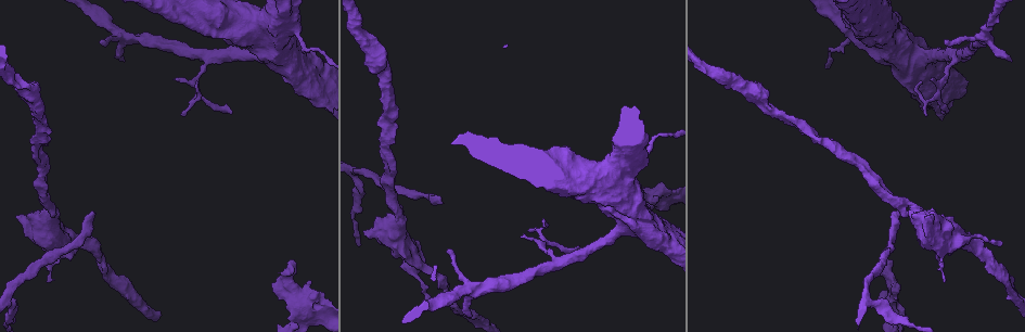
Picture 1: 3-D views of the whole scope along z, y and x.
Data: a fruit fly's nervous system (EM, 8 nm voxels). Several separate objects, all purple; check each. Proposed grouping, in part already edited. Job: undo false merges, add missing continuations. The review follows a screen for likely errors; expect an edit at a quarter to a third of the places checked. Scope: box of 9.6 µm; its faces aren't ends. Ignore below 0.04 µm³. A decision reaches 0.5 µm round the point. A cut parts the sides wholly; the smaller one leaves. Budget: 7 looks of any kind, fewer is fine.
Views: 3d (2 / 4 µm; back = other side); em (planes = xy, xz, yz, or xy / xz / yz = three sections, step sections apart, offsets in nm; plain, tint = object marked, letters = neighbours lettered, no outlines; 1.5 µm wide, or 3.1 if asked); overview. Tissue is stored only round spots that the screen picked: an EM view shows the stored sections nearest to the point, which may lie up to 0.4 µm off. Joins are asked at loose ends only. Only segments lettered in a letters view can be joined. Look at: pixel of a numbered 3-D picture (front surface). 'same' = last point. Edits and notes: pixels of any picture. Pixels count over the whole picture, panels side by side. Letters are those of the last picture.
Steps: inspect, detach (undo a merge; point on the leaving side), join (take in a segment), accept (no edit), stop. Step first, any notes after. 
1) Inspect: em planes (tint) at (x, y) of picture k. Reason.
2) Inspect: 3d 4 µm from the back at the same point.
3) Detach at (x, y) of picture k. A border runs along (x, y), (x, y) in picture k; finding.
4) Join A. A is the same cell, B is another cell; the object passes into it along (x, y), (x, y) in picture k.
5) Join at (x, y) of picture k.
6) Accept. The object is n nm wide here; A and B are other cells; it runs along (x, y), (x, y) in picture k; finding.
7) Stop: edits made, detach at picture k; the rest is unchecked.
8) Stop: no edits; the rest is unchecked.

Inspect: em xz step 8 (letters) at (124, 59) of picture 1. Free end.

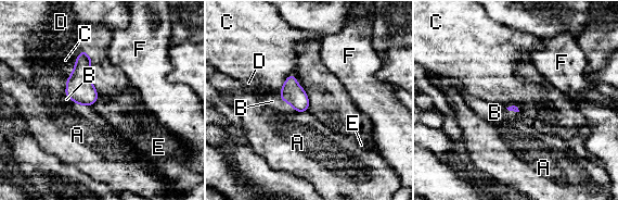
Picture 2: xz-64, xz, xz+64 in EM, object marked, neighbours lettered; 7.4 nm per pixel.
Join B. The longest contact is with C, 220 nm; B is the same cell, A, C, D, E and F are other cells; the object passes into it along (292, 92), (286, 101), (272, 101) in picture 2; it goes on there.

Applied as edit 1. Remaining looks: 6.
Inspect: overview. See it whole again.

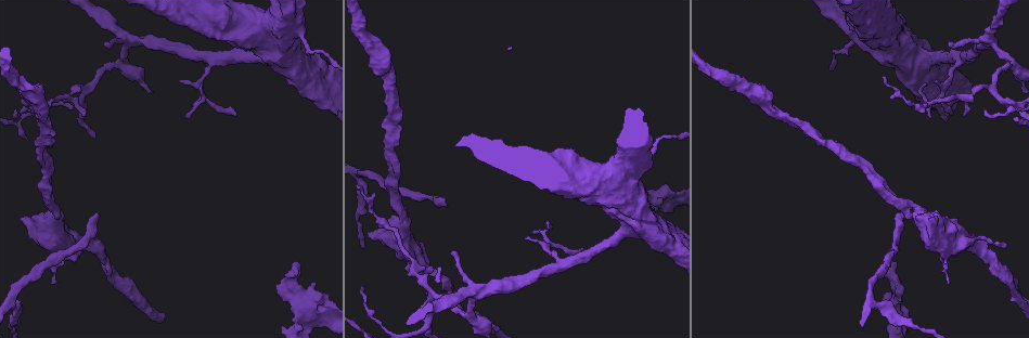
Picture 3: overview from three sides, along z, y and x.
Inspect: 3d 4 µm at (442, 199) of picture 3. An open end.

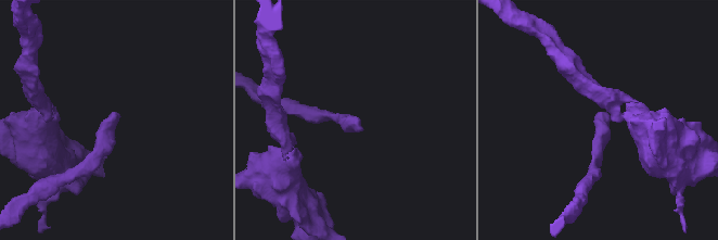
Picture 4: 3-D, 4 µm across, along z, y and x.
Inspect: em planes (letters) at (356, 120) of picture 4. Shape alone is not enough.

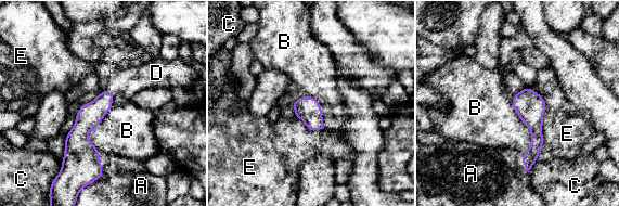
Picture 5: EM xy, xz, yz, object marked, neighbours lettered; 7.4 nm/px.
Join D. D is the same cell, A, B, C and E are other cells; the cell continues.

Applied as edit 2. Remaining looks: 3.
Inspect: overview.

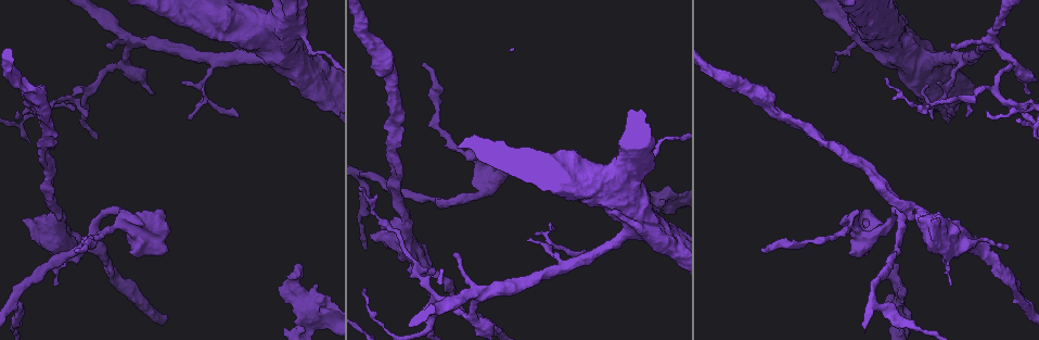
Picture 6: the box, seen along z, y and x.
Inspect: em planes (plain) at (78, 248) of picture 6. Long arm stops here.

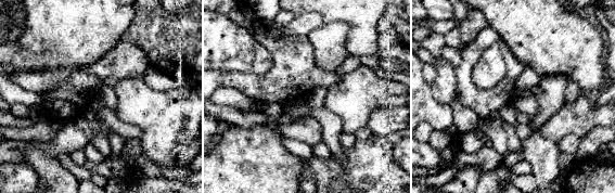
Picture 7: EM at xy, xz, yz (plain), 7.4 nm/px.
Inspect: em planes (letters) at the same point.

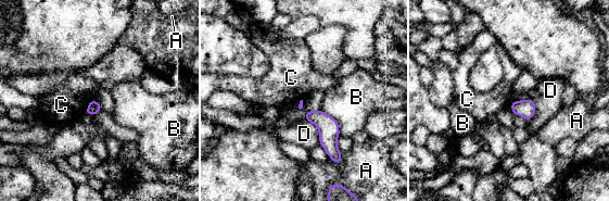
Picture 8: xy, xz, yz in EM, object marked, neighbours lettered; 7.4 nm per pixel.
Accept. A, B, C and D are other cells; a border runs along (92, 99), (84, 112) in picture 8; none of them fits.

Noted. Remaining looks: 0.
Stop: edits made, join at picture 2, join at picture 5; the rest is unchecked.

